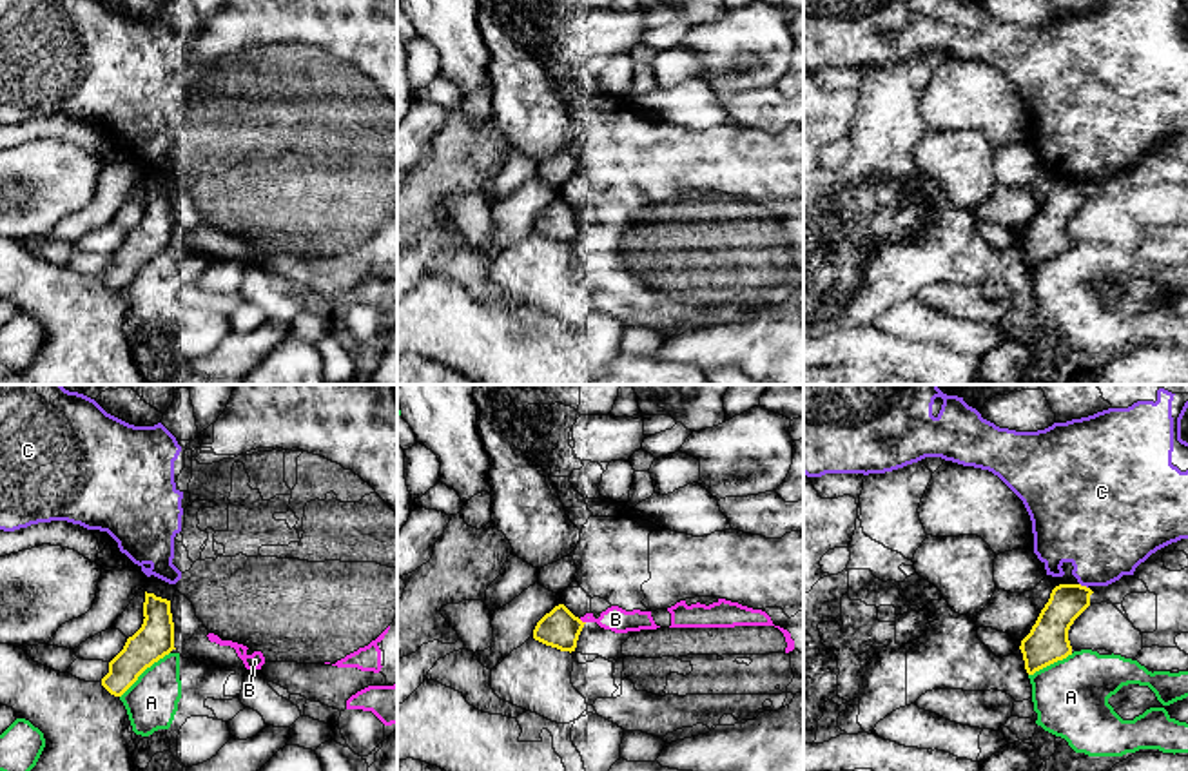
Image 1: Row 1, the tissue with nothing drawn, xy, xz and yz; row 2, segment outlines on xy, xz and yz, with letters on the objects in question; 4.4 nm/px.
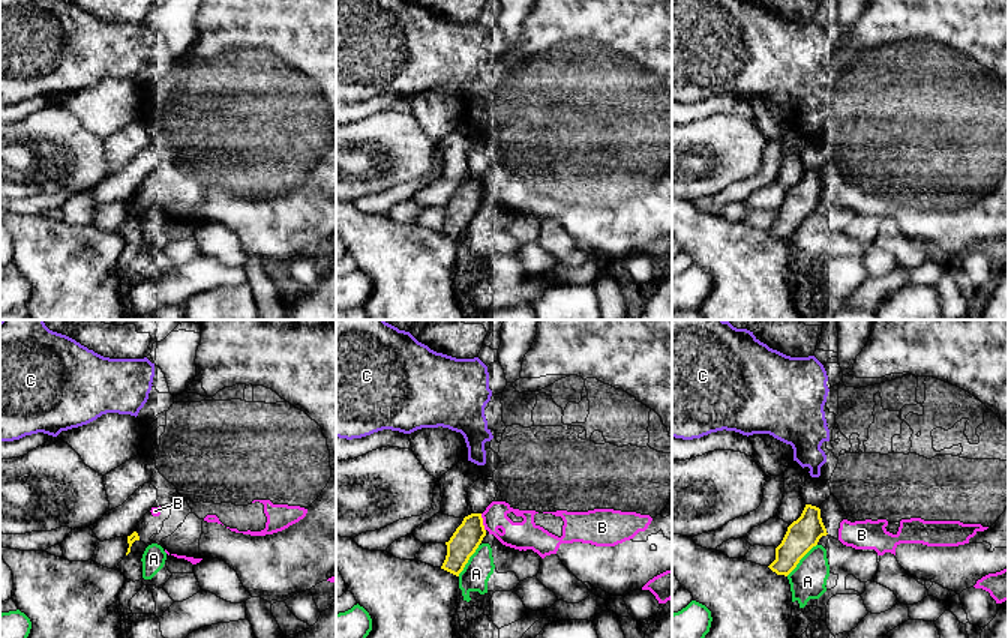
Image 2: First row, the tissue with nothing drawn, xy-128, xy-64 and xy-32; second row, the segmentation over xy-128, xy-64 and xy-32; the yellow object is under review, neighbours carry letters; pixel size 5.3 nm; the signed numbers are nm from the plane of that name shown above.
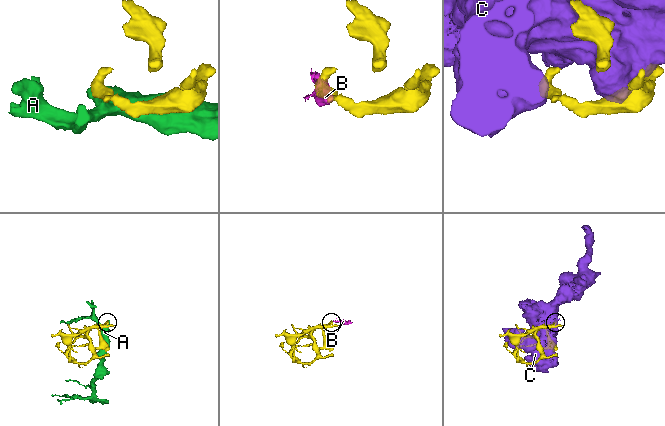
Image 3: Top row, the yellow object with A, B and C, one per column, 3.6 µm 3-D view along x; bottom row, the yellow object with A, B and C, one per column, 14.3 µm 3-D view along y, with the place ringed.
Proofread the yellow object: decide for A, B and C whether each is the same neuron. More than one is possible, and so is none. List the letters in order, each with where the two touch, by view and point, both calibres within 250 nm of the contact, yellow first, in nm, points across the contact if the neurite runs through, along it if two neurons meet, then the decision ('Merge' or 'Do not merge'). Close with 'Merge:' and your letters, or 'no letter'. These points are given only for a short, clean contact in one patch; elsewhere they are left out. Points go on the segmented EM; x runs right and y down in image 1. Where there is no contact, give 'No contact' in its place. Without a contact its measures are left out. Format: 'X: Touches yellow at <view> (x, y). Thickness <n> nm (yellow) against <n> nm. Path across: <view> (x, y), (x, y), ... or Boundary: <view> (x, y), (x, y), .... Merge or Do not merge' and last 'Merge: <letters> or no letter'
A: Touches yellow at xy (144, 670). Thickness 170 nm (yellow) against 240 nm. Do not merge
B: Touches yellow at xz (581, 621). Thickness 170 nm (yellow) against 110 nm. Do not merge
C: Touches yellow at yz (1083, 586). Thickness 160 nm (yellow) against 380 nm. Do not merge
Merge: no letter

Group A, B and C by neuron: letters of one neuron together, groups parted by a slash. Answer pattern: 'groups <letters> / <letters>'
groups A / B C

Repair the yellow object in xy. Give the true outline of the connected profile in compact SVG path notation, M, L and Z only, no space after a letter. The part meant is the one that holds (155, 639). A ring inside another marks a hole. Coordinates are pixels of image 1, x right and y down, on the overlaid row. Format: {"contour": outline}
{"contour": "M145 591L143 617L141 628L127 639L102 678L114 697L122 697L147 668L176 649L170 600Z"}

